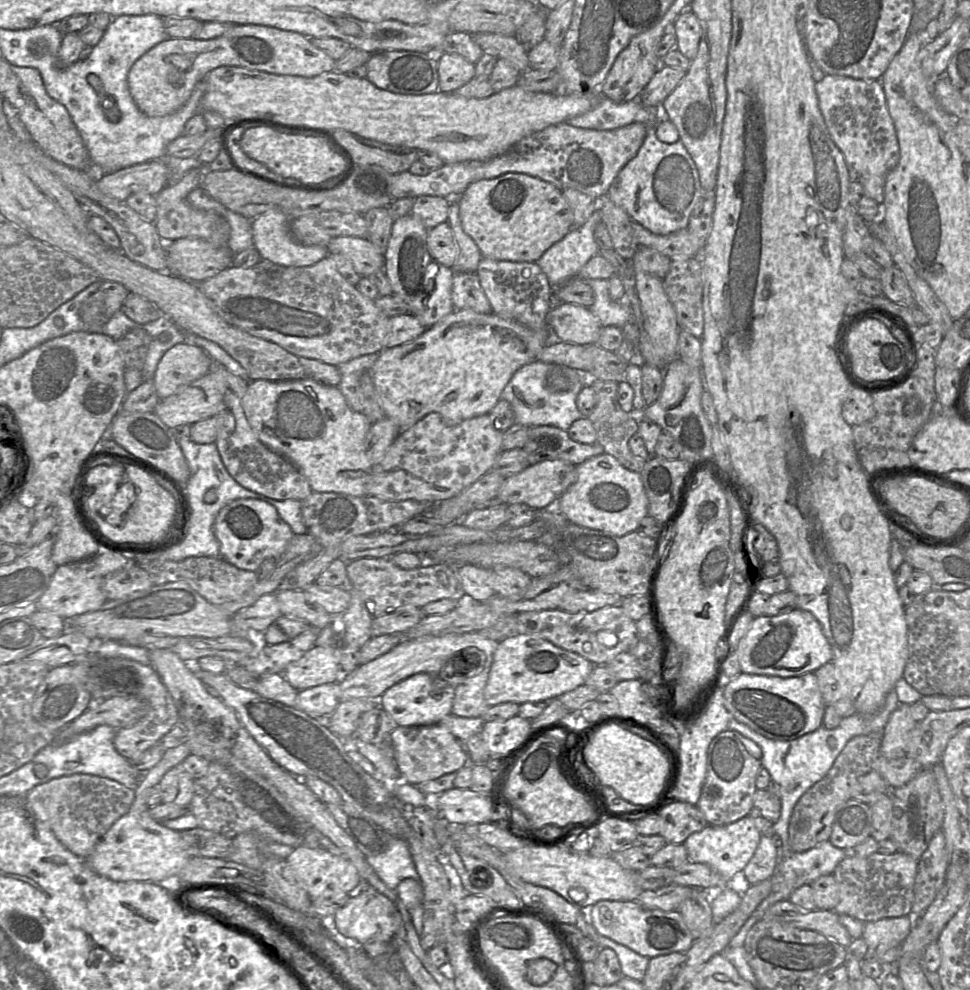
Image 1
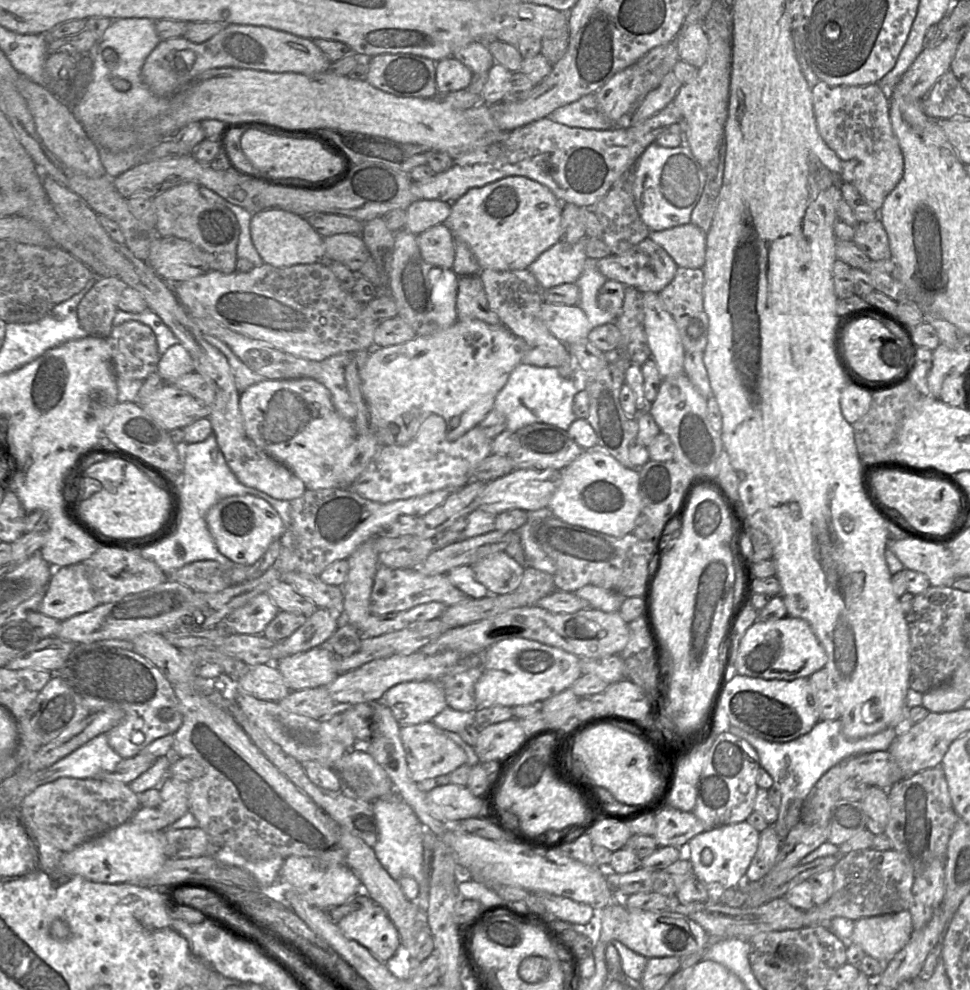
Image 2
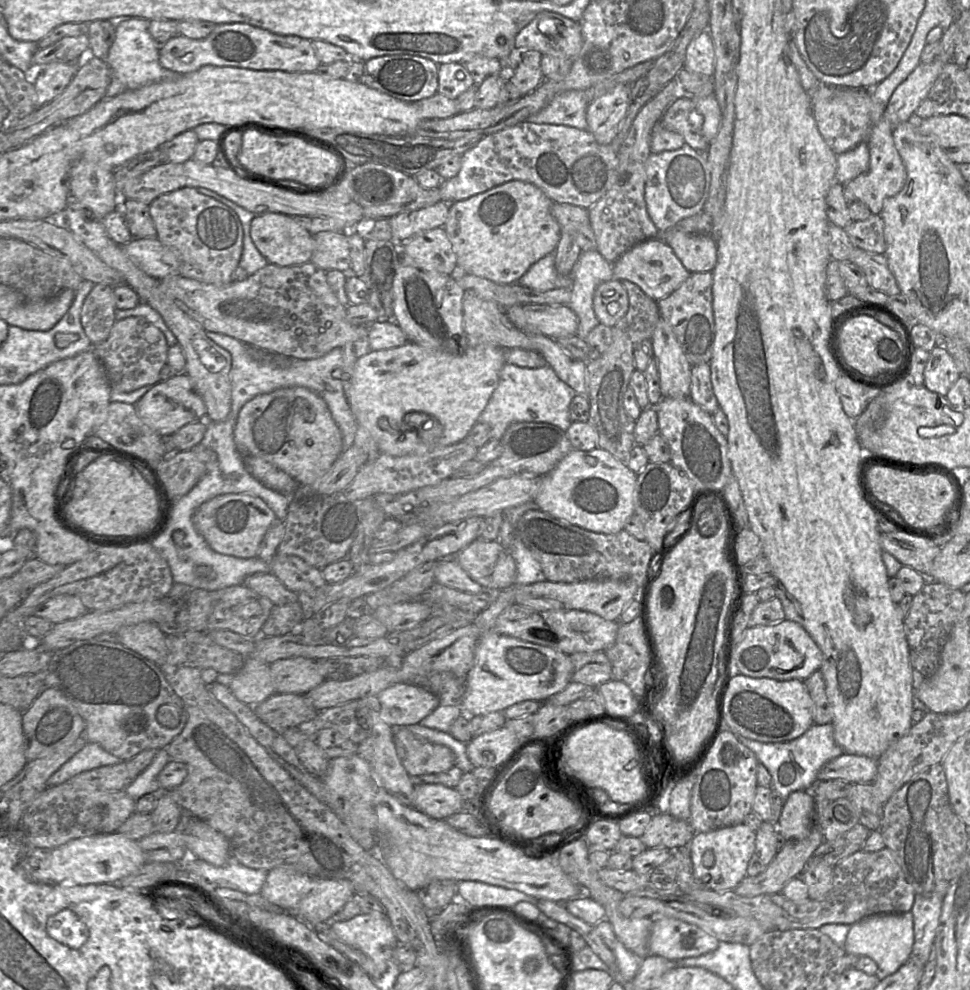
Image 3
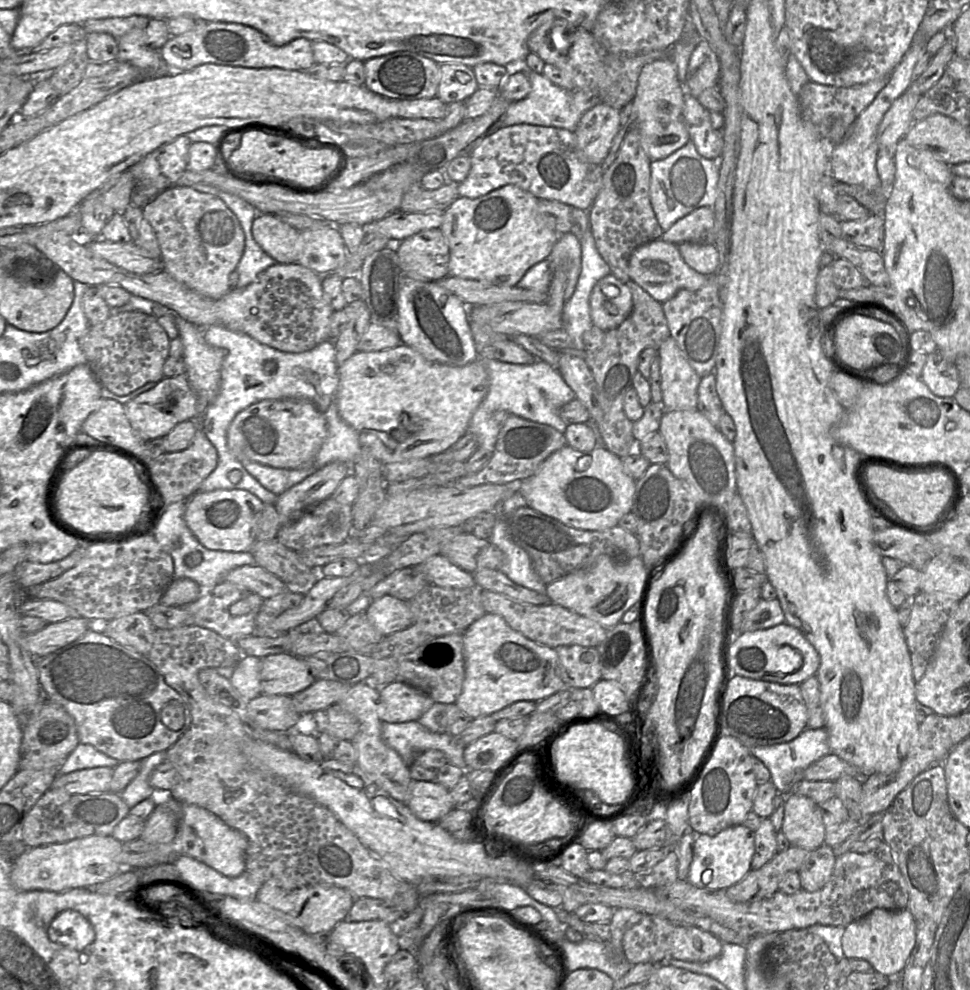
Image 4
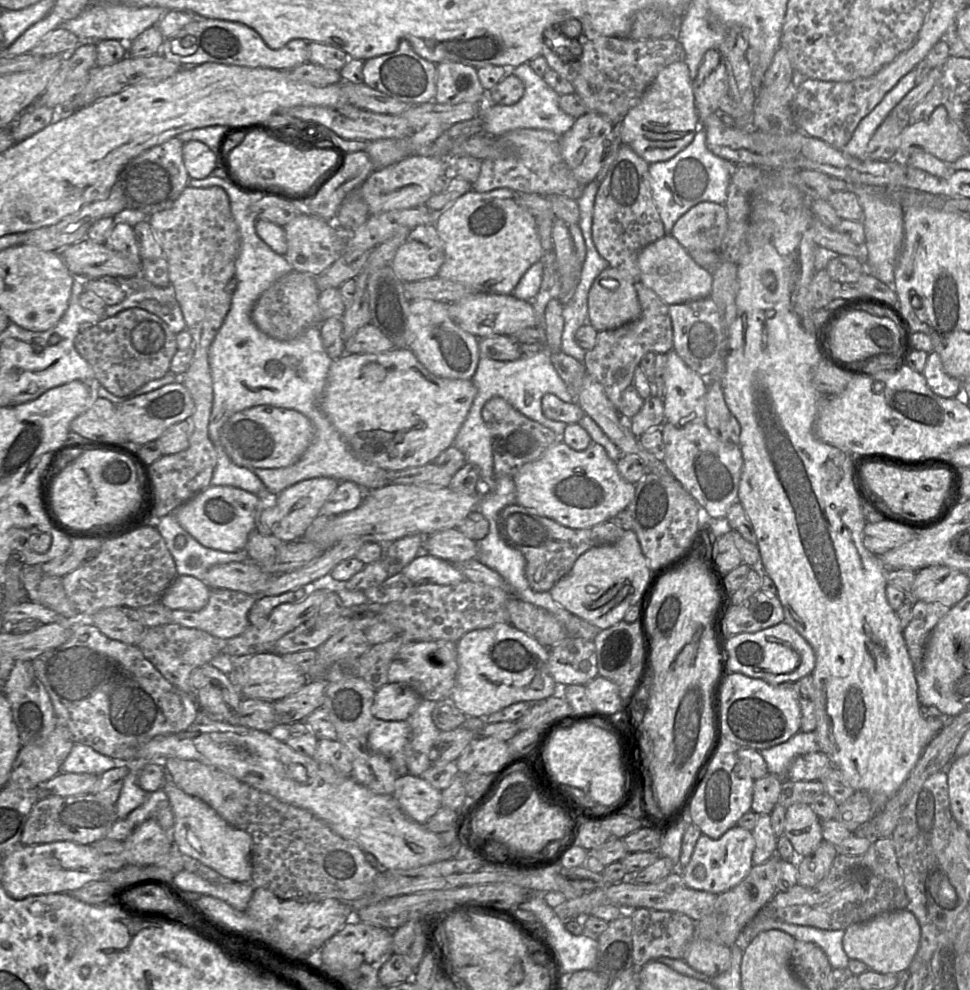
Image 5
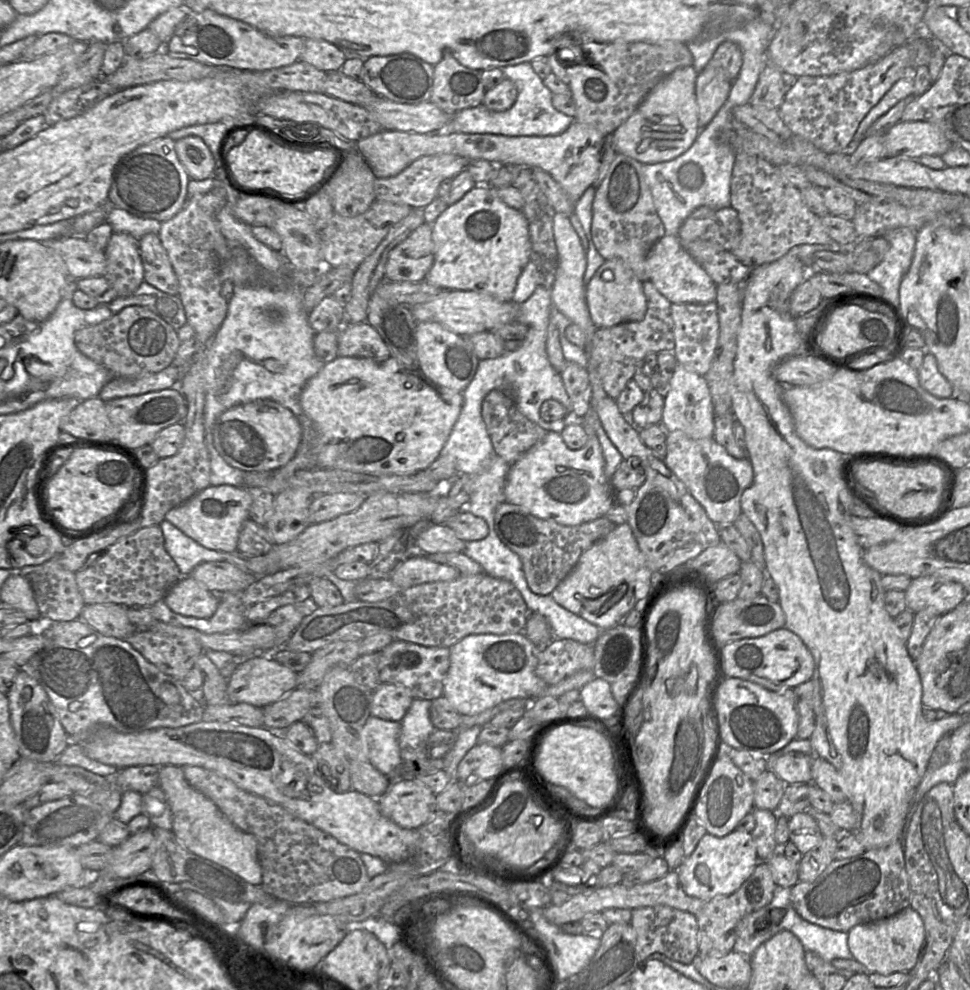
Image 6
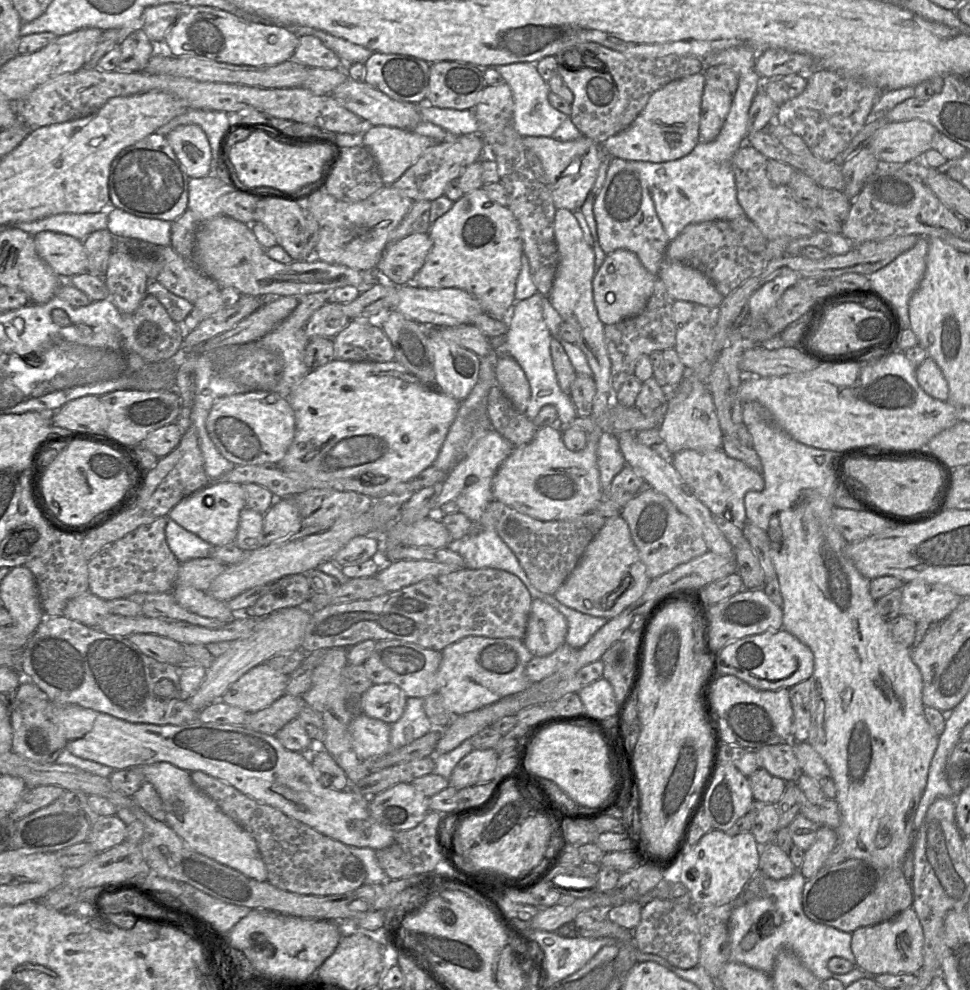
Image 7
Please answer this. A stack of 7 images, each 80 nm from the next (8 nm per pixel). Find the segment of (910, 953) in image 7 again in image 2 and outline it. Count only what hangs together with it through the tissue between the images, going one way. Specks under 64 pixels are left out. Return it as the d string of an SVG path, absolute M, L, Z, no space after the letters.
M902 911L855 921L849 942L859 945L868 956L887 963L907 944L912 932L911 913Z

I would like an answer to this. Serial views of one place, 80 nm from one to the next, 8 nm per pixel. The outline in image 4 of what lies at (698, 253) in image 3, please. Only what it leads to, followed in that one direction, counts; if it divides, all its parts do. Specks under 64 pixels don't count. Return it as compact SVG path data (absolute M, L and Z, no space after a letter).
M686 242L678 244L684 261L700 274L711 276L719 270L720 254L712 243Z

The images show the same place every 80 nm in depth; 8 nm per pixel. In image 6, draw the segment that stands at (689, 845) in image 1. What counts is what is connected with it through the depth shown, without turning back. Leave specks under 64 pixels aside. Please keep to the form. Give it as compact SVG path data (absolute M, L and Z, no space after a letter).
M735 829L723 837L706 833L693 853L684 857L677 871L684 892L691 897L708 902L717 896L735 892L750 877L759 862L751 833Z

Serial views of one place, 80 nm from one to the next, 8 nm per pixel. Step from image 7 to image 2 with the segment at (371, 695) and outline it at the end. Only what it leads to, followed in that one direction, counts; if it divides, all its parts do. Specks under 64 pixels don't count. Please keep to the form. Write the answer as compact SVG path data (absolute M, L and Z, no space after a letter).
M409 681L391 687L383 696L382 702L391 710L391 713L400 726L417 725L431 722L448 705L444 691L437 681Z

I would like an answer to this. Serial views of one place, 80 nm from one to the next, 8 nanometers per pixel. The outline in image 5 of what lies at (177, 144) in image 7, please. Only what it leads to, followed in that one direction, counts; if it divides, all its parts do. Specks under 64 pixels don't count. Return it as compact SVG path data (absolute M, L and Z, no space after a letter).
M200 141L184 143L183 161L191 179L204 179L210 176L216 167L216 153Z

